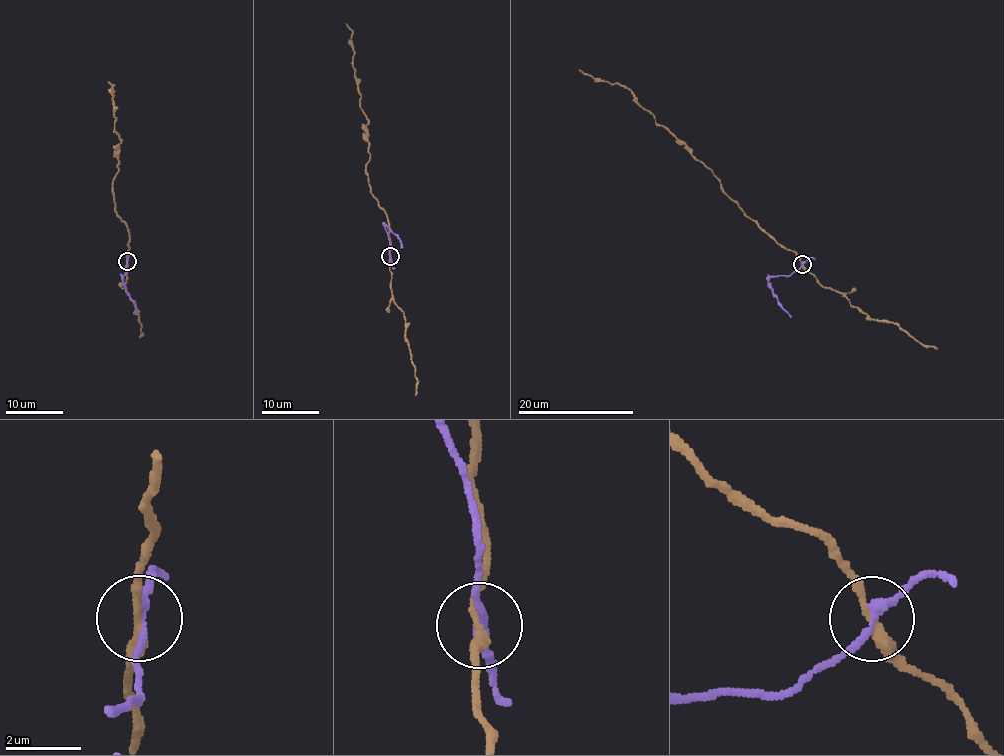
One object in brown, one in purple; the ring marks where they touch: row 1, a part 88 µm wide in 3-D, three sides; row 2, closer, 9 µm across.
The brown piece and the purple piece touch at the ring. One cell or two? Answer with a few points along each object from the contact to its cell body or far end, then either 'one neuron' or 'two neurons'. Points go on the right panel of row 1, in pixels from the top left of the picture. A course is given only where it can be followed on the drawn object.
course brown (802, 265), (792, 250), (781, 247), (731, 199), (713, 171), (659, 125), (629, 89), (595, 80), (579, 70); course purple (802, 265), (787, 276), (774, 276), (768, 282), (773, 295), (791, 317); two neurons

